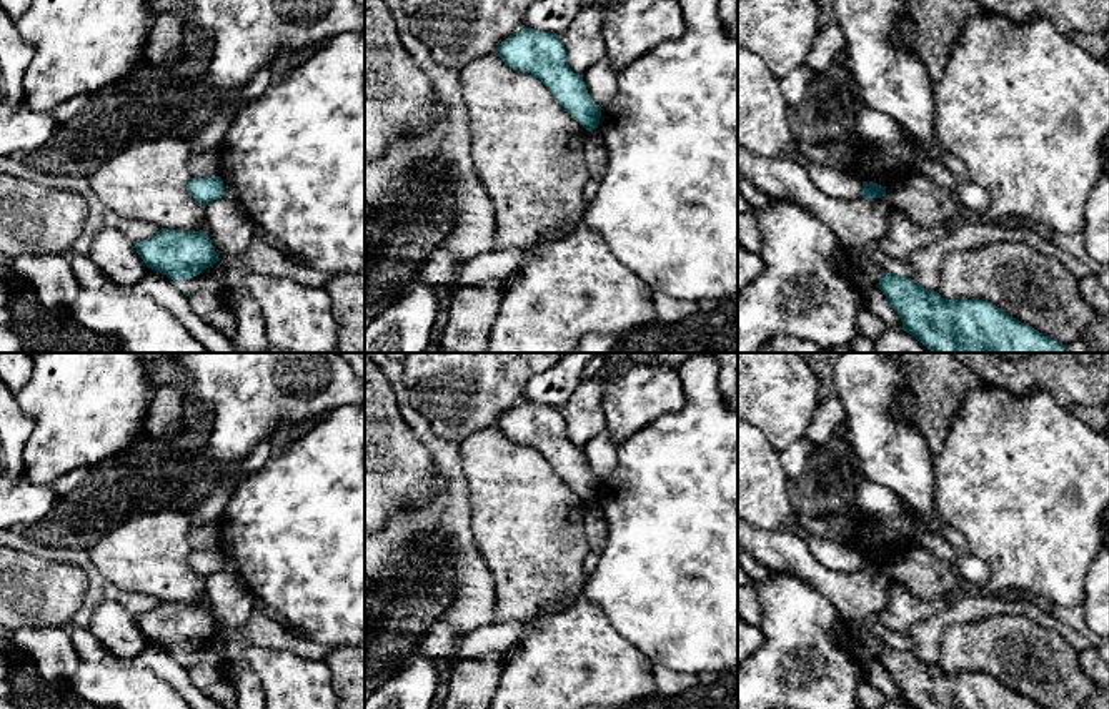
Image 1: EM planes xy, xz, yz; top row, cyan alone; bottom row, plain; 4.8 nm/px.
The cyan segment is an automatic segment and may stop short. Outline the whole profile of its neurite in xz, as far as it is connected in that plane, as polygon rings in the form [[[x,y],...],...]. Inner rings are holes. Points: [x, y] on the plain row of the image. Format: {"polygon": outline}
{"polygon": [[[523,399],[503,413],[496,426],[506,439],[540,451],[588,504],[598,501],[603,481],[589,469],[583,451],[569,441],[559,409]]]}

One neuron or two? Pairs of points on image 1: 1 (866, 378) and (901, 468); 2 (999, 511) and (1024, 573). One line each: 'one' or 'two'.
1: one
2: one

